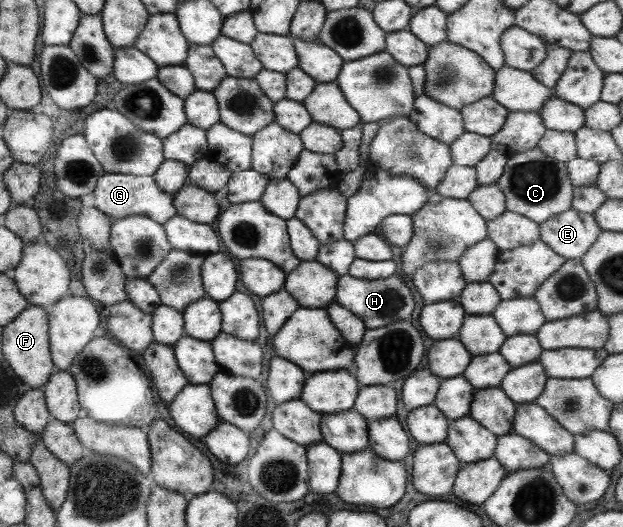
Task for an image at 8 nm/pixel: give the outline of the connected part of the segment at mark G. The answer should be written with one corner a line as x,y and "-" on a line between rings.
104,173
93,189
93,207
112,220
130,215
144,215
163,225
176,214
172,204
172,194
159,189
151,176
135,176
121,173

